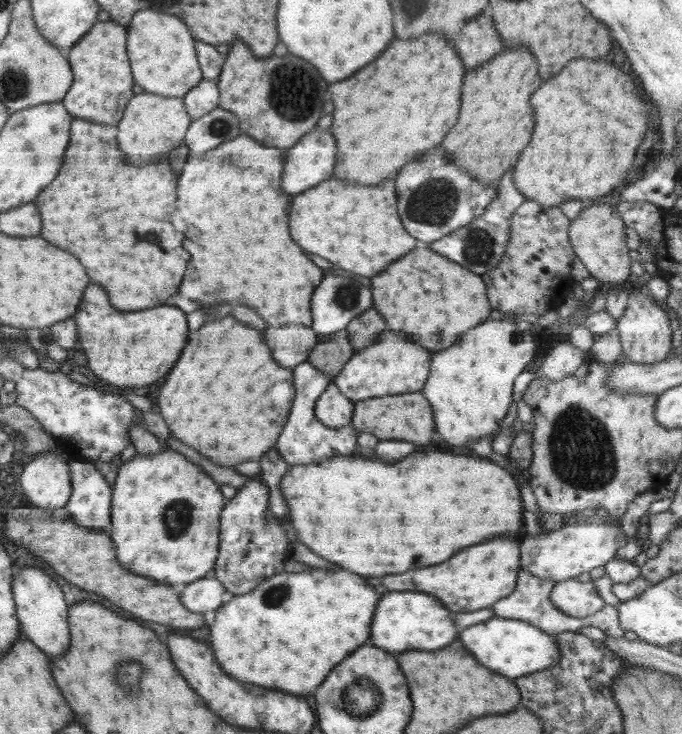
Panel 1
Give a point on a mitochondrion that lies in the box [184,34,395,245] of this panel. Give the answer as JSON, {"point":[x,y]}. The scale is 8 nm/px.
{"point":[294,93]}

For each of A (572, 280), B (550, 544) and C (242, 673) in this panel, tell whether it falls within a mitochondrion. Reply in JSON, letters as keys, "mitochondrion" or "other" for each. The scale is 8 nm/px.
{"A":"other","B":"other","C":"other"}

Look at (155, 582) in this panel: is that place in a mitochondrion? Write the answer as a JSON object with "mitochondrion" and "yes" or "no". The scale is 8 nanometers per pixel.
{"mitochondrion":"no"}

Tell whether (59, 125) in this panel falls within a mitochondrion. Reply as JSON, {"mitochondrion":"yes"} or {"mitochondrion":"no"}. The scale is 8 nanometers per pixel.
{"mitochondrion":"no"}

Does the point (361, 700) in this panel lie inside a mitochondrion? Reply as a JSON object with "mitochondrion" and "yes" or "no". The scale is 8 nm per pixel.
{"mitochondrion":"yes"}

